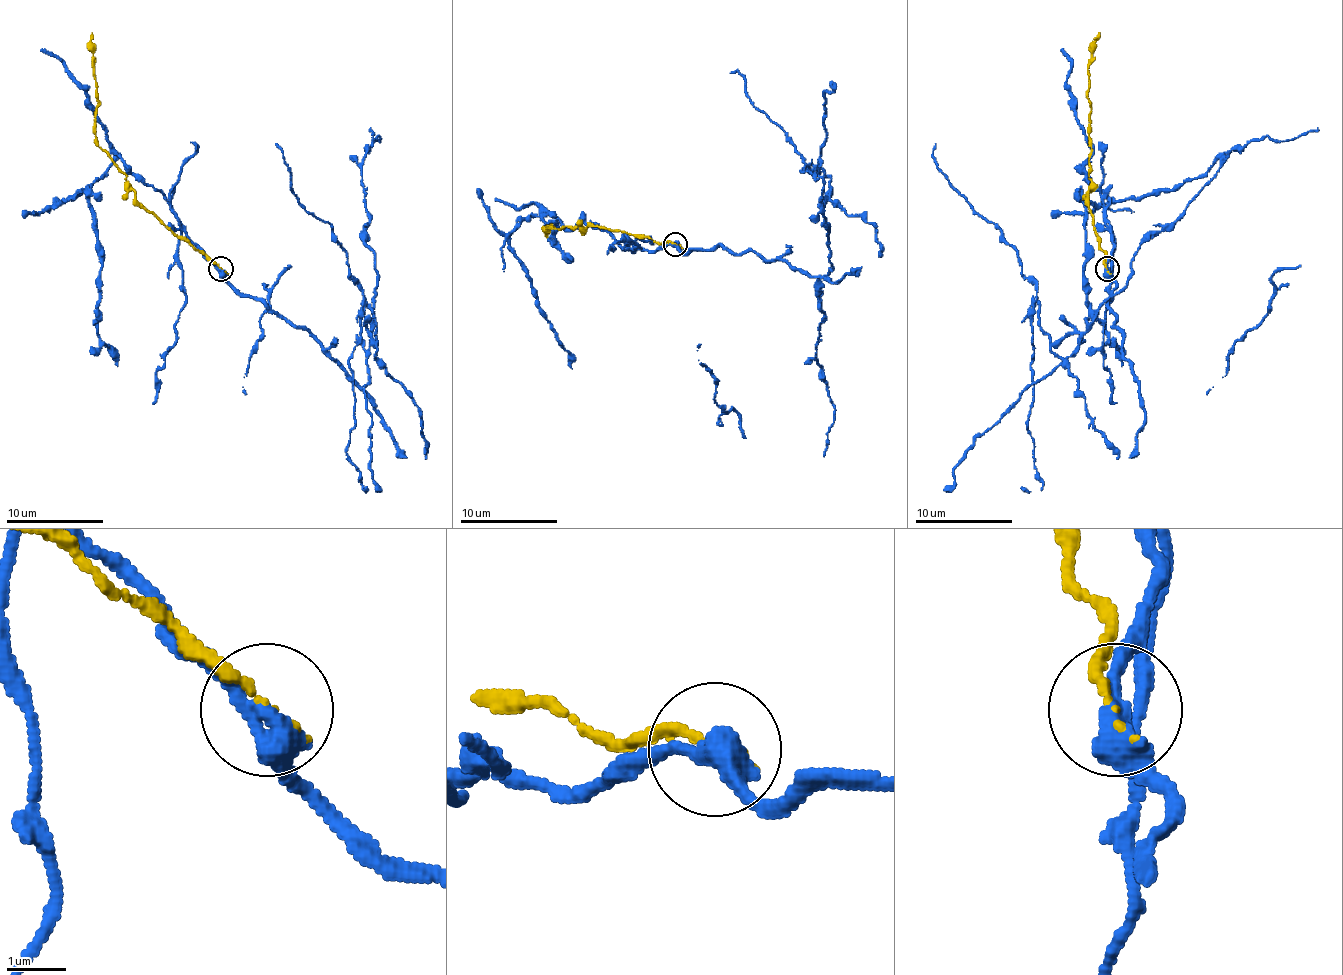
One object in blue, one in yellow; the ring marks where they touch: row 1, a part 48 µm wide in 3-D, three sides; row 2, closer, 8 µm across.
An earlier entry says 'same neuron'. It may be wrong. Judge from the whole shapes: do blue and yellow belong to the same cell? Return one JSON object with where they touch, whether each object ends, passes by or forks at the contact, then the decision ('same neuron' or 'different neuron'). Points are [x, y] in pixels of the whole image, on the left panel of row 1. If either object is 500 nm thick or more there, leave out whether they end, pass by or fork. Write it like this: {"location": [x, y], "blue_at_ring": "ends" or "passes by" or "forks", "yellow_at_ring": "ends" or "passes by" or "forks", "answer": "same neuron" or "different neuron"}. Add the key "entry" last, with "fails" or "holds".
{"location": [221, 269], "blue_at_ring": "passes by", "yellow_at_ring": "ends", "answer": "different neuron", "entry": "fails"}

